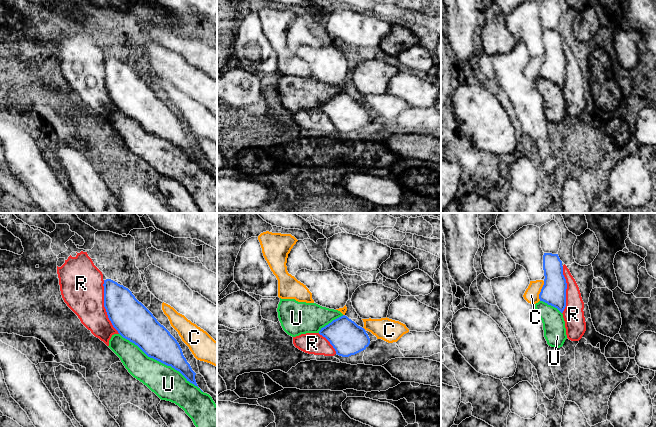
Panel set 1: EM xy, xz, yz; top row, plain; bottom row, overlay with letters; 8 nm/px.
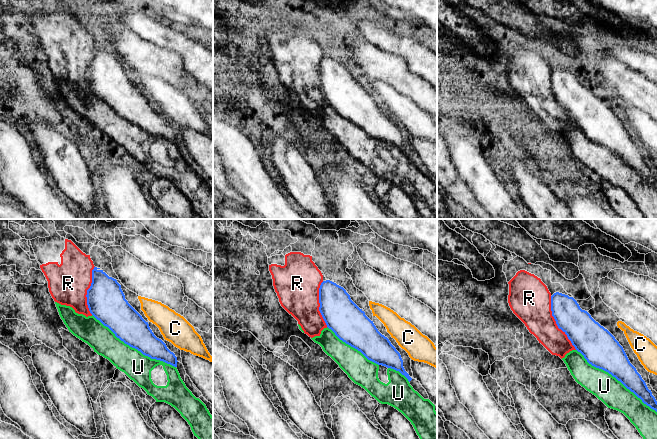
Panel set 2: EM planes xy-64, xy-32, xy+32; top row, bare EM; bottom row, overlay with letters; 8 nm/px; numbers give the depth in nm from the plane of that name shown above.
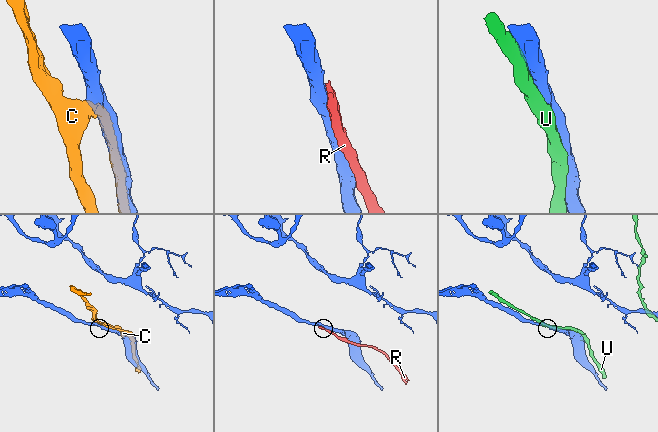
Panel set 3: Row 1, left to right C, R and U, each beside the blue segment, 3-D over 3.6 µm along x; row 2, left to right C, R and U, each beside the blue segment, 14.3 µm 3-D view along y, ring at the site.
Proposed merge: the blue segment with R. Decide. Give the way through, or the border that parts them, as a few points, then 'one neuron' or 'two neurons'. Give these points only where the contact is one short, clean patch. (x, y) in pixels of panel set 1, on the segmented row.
two neurons

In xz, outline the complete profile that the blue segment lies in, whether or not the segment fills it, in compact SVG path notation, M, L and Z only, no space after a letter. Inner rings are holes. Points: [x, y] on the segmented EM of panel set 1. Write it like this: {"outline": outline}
{"outline": "M343 315L321 328L319 334L325 337L342 357L349 357L365 350L370 338L365 329Z"}

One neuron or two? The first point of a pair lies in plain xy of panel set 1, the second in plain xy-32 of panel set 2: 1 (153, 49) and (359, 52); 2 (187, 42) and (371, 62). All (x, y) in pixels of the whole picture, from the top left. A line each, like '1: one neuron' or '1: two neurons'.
1: one neuron
2: two neurons

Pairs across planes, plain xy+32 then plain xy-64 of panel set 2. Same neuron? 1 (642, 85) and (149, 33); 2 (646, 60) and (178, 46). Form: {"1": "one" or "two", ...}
{"1": "two", "2": "one"}

